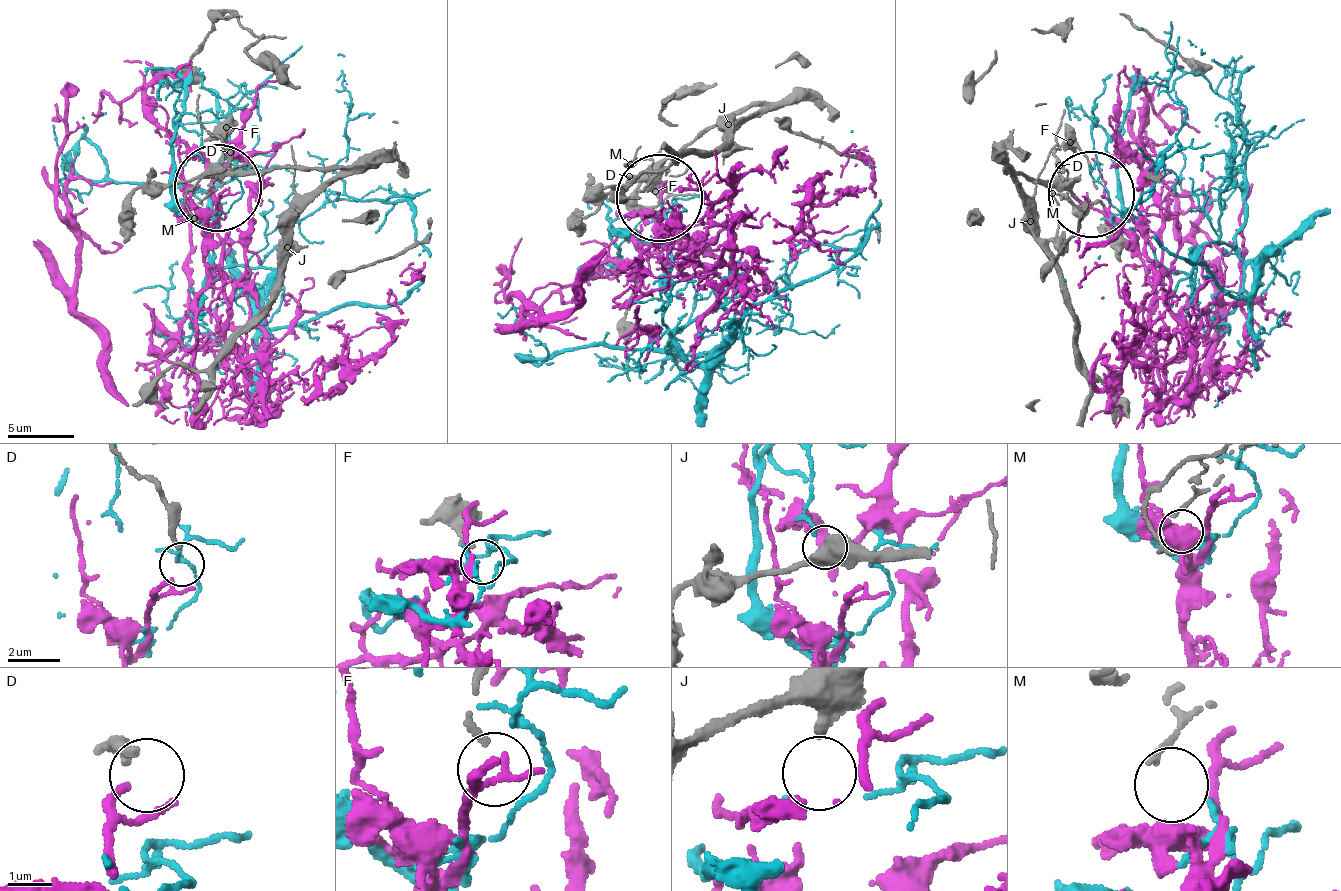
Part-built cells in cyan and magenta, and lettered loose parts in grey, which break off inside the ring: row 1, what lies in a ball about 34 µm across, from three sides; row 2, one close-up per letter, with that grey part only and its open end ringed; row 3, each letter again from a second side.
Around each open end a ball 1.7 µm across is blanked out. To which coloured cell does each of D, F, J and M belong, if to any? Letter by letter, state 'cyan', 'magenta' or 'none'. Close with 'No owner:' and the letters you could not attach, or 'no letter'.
D: magenta
F: none
J: none
M: cyan
No owner: F, J

